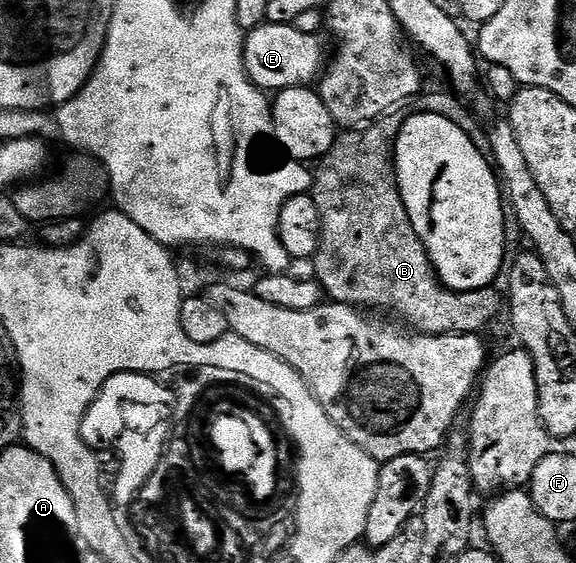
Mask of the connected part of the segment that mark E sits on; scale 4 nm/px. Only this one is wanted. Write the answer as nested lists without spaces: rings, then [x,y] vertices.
[[[267,23],[251,29],[245,34],[242,43],[242,58],[246,64],[246,74],[249,75],[250,81],[263,91],[309,86],[324,69],[322,39],[316,33],[296,31],[294,24],[271,25]]]

